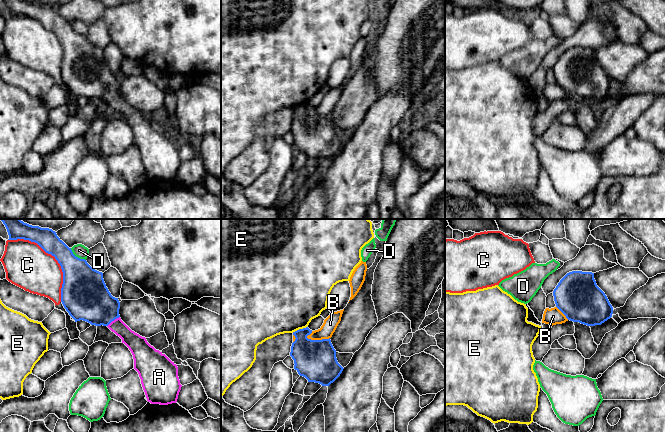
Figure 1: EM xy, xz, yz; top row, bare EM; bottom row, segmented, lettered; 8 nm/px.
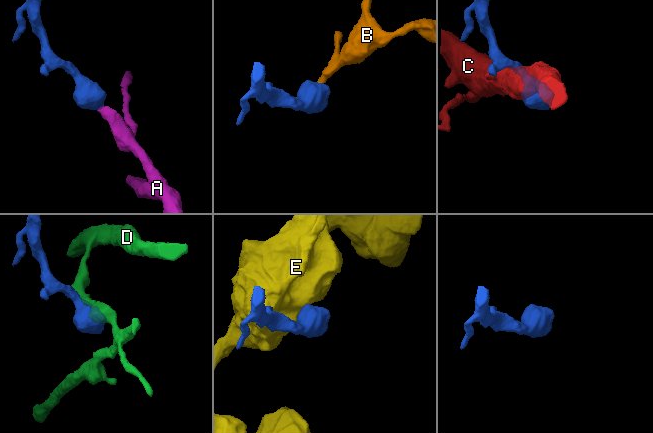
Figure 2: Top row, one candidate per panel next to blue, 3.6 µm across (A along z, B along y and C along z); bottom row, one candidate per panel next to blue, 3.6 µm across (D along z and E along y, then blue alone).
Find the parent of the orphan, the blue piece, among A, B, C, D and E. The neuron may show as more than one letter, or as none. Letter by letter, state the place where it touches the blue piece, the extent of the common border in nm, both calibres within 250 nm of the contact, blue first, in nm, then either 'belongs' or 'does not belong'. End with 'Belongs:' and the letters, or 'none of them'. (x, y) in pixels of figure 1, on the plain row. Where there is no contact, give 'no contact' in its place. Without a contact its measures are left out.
A: xy (113, 96) | 130 nm | 340/140 nm | belongs
B: xz (318, 116) | 190 nm | 320/120 nm | does not belong
C: xy (53, 31) | 650 nm | 240/360 nm | does not belong
D: xy (77, 33) | 160 nm | 340/110 nm | does not belong
E: xz (299, 105) | 130 nm | 280/500 nm | does not belong
Belongs: A

